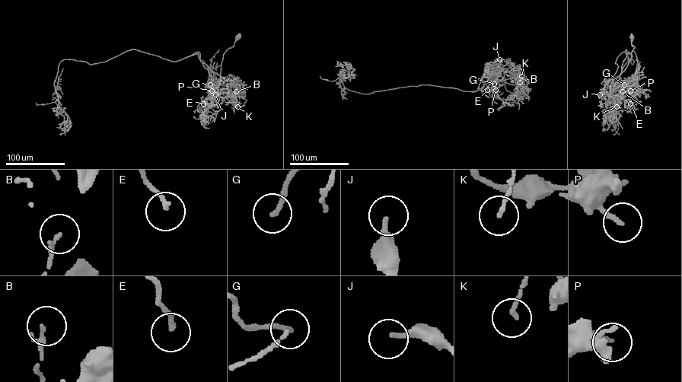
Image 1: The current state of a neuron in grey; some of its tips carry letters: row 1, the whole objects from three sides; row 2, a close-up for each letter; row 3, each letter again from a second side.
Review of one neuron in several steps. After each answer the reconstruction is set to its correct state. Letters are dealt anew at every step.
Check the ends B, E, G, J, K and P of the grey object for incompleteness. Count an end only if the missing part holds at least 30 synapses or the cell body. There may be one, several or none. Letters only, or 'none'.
J

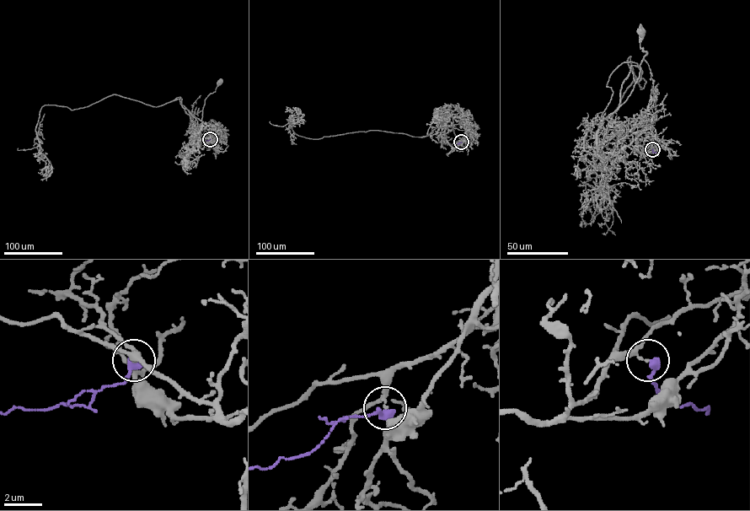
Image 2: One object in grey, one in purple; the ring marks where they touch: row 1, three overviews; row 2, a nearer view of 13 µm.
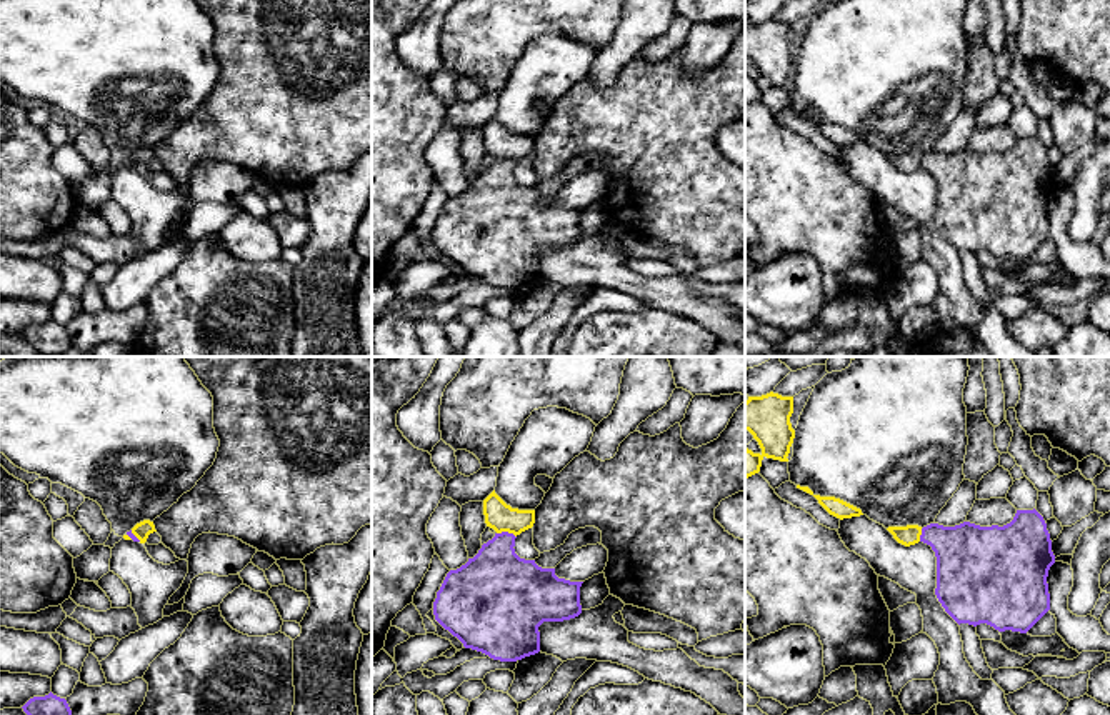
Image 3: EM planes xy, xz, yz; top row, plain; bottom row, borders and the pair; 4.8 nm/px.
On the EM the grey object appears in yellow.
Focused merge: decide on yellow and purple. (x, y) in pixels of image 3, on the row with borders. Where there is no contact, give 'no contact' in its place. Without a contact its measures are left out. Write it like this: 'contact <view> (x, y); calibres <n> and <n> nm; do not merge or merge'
contact xz (507, 530); calibres 140 and 320 nm; do not merge

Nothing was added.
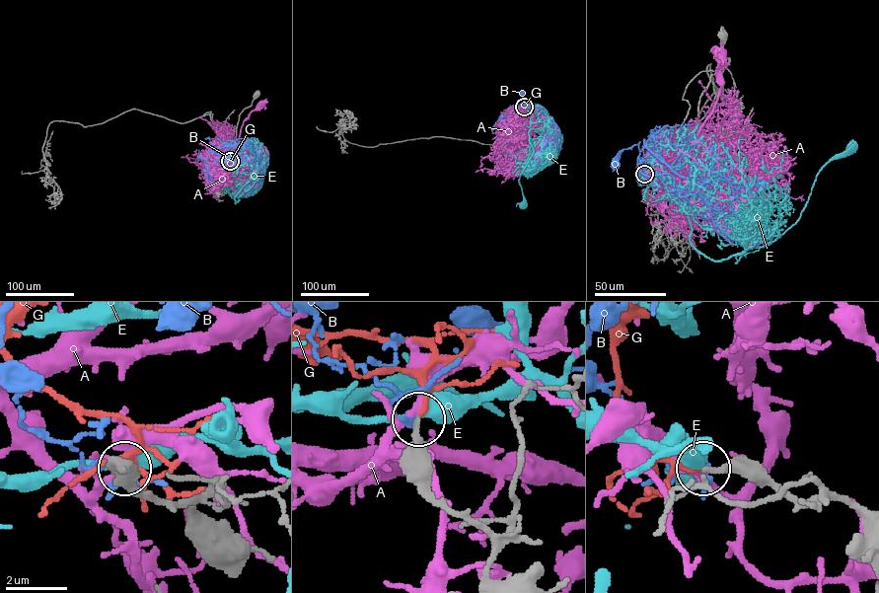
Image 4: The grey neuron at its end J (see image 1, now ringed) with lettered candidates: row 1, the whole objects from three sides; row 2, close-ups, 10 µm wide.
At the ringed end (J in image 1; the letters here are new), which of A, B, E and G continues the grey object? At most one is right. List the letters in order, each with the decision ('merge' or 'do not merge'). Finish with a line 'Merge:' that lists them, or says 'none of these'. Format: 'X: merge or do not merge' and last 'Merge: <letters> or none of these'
A: do not merge
B: do not merge
E: do not merge
G: merge
Merge: G

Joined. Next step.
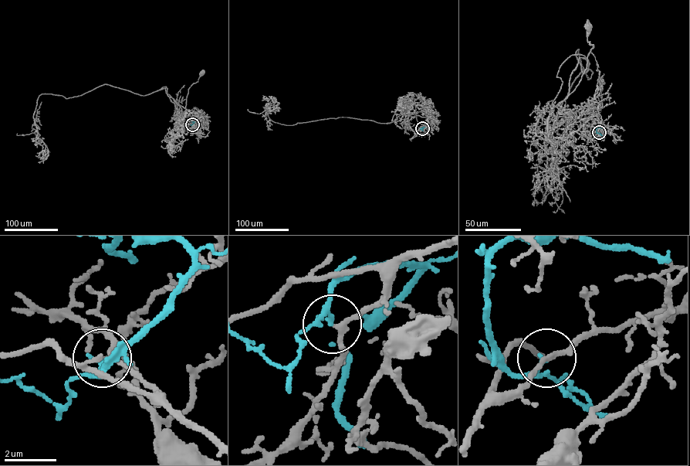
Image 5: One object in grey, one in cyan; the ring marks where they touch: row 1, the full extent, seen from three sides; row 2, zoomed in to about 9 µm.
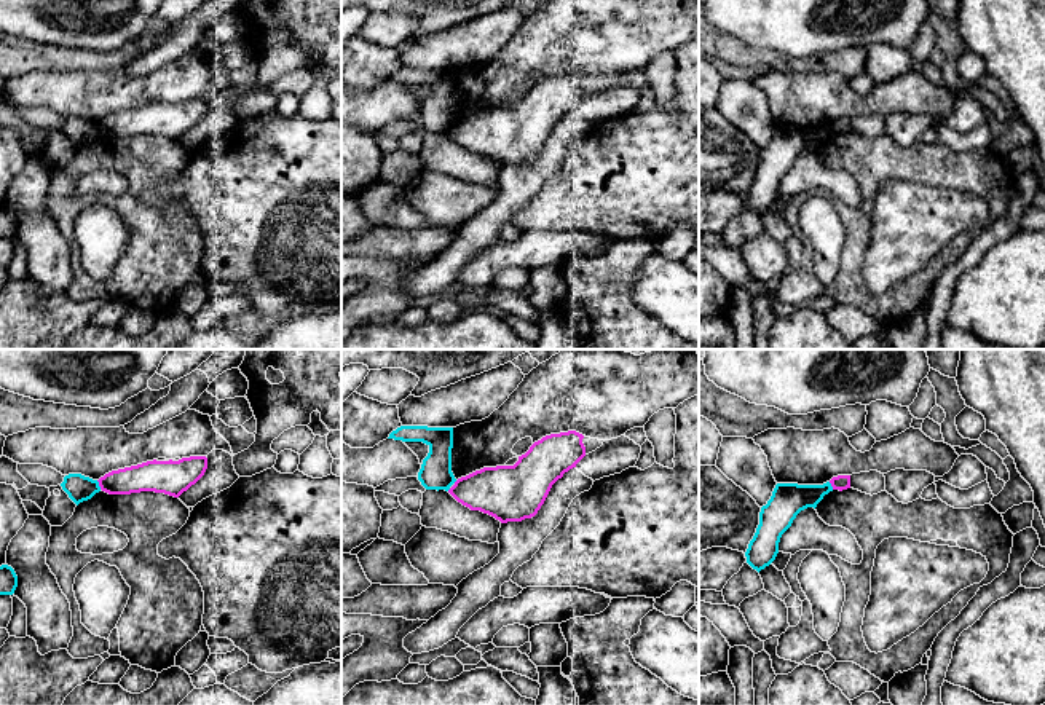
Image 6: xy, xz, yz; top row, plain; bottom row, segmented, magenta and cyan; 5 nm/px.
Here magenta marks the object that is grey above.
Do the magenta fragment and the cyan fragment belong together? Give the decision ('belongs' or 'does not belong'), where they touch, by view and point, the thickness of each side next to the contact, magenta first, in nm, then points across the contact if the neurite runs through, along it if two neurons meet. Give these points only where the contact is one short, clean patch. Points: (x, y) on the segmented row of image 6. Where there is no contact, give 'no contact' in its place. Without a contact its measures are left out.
does not belong; contact xy (99, 485); calibres 140 and 130 nm; border xy (96, 480), (101, 488)

